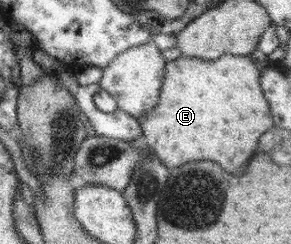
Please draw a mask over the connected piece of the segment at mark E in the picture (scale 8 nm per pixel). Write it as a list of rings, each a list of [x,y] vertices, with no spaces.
[[[181,56],[165,64],[165,76],[157,106],[144,112],[137,120],[142,128],[143,142],[166,167],[180,167],[188,161],[216,161],[230,173],[242,173],[258,147],[263,133],[274,127],[268,100],[260,87],[260,66],[250,56],[224,56],[208,61]]]

